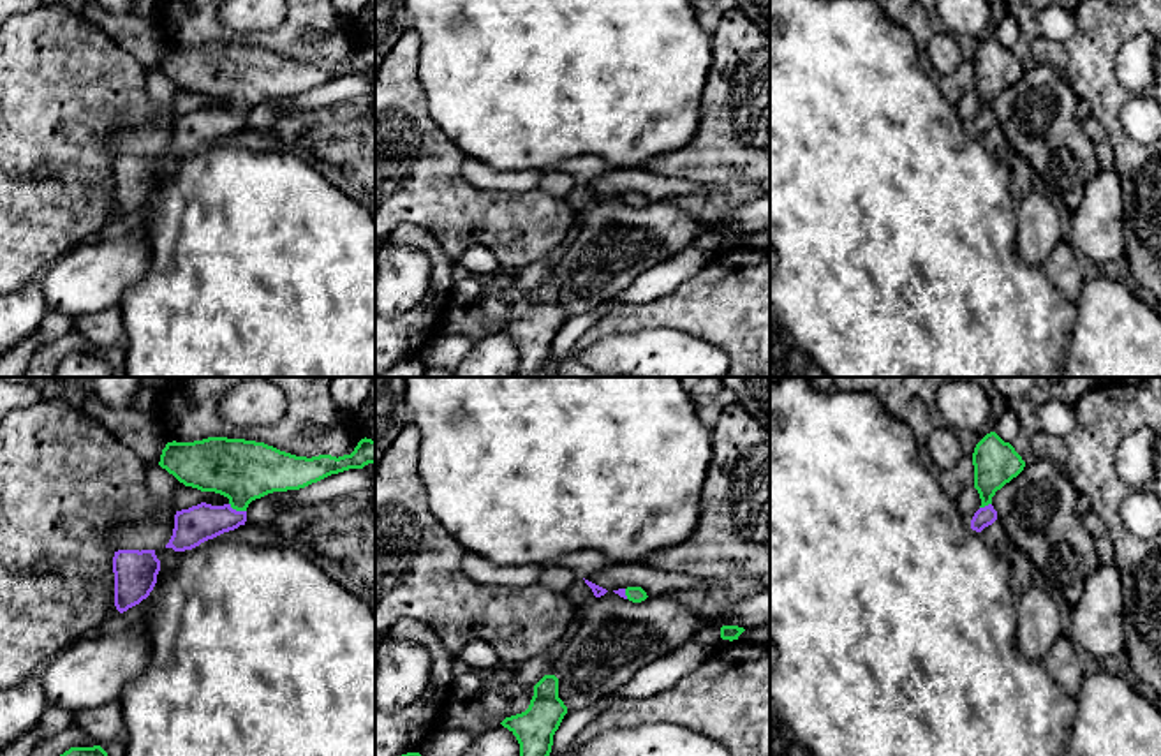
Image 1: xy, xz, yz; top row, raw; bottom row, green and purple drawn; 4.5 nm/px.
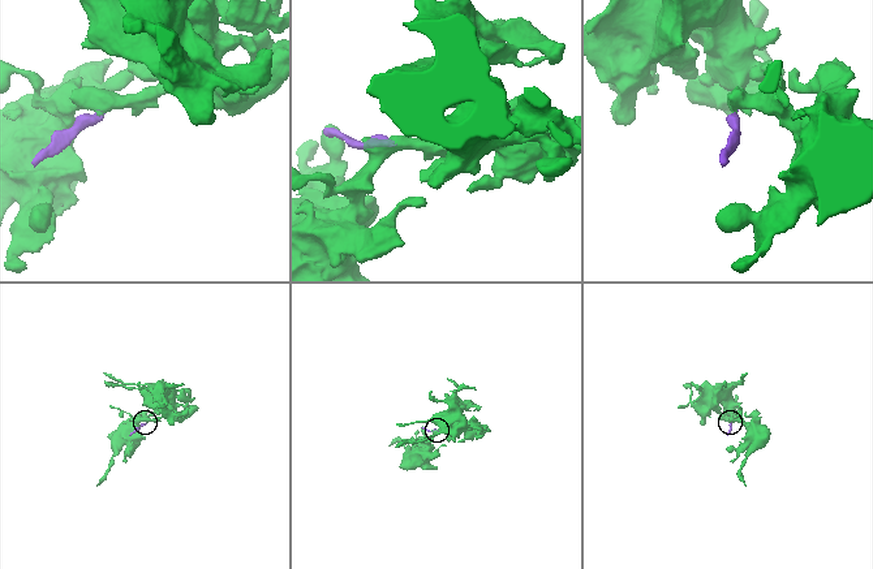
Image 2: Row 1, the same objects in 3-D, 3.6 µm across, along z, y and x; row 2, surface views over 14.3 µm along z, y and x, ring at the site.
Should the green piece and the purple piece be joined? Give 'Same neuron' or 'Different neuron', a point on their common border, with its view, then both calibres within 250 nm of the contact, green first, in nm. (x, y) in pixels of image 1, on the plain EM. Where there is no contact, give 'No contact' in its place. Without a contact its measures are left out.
Same neuron. Touches green at xy (236, 115). Thickness 280 nm (green) against 170 nm

